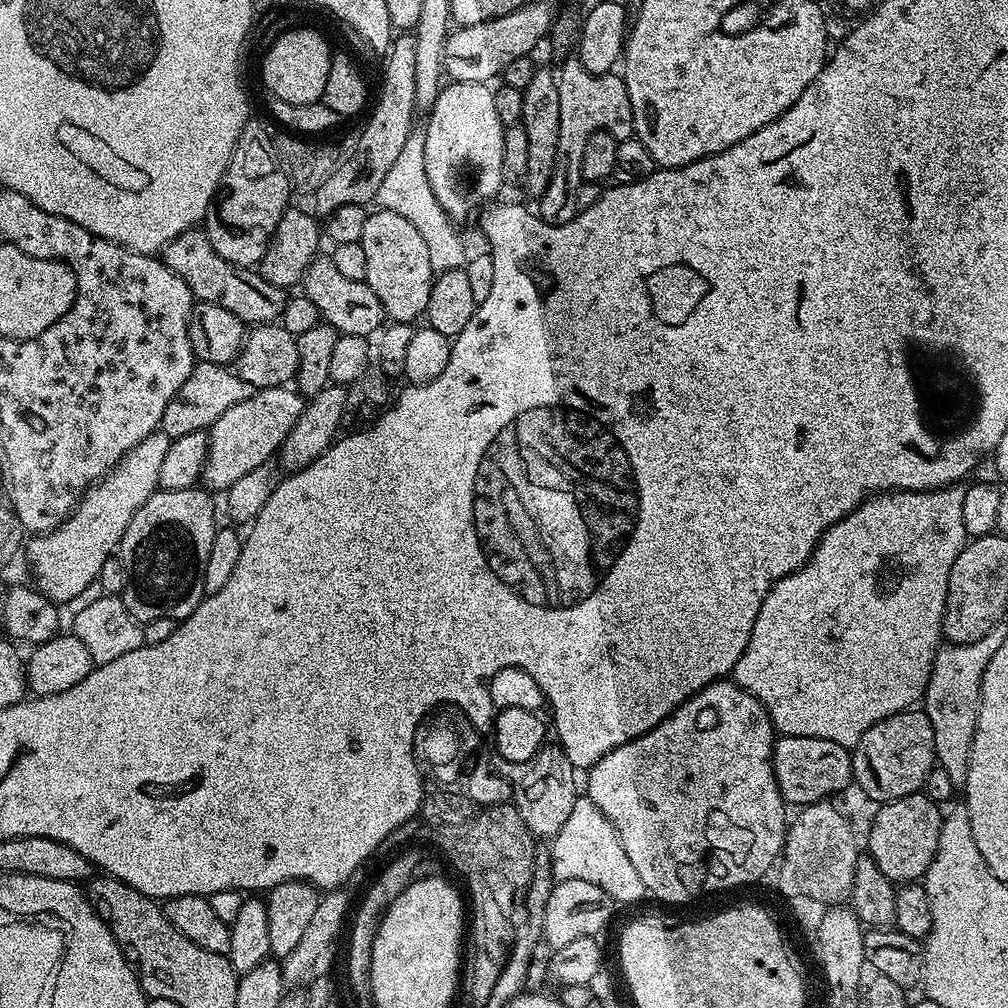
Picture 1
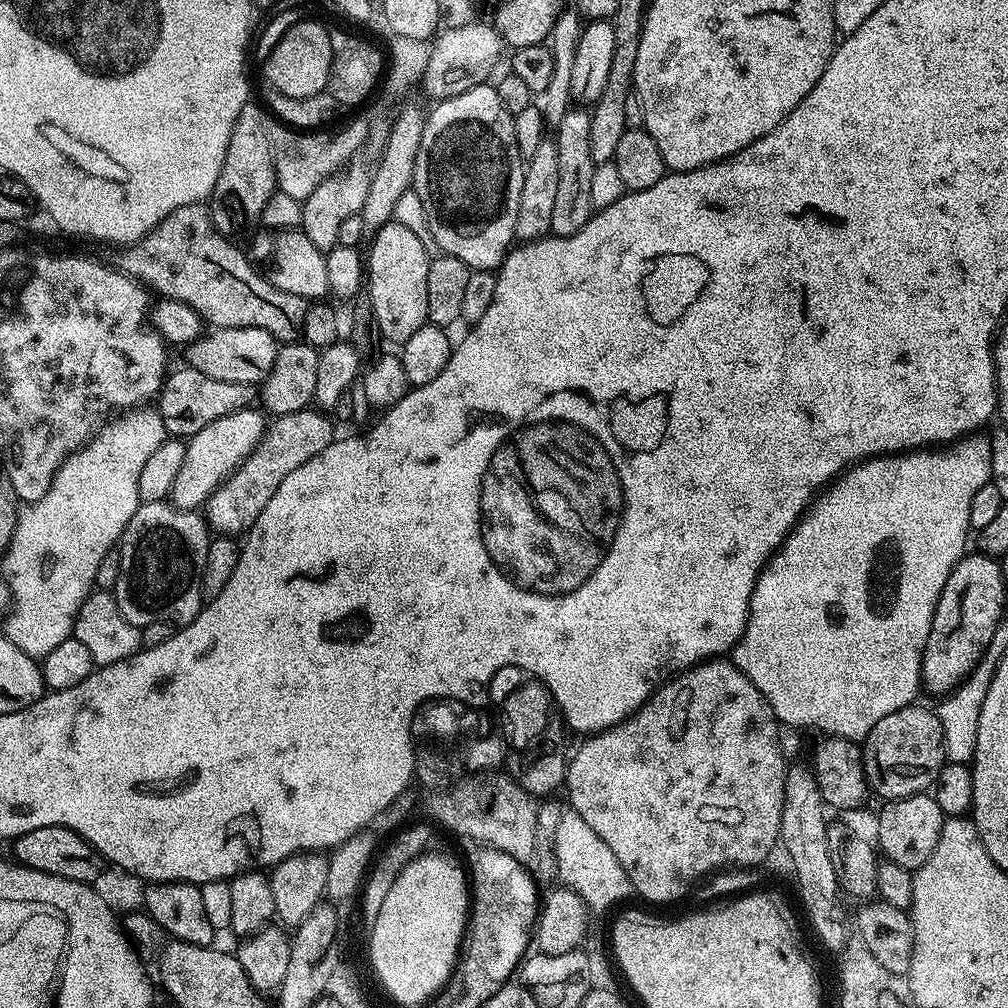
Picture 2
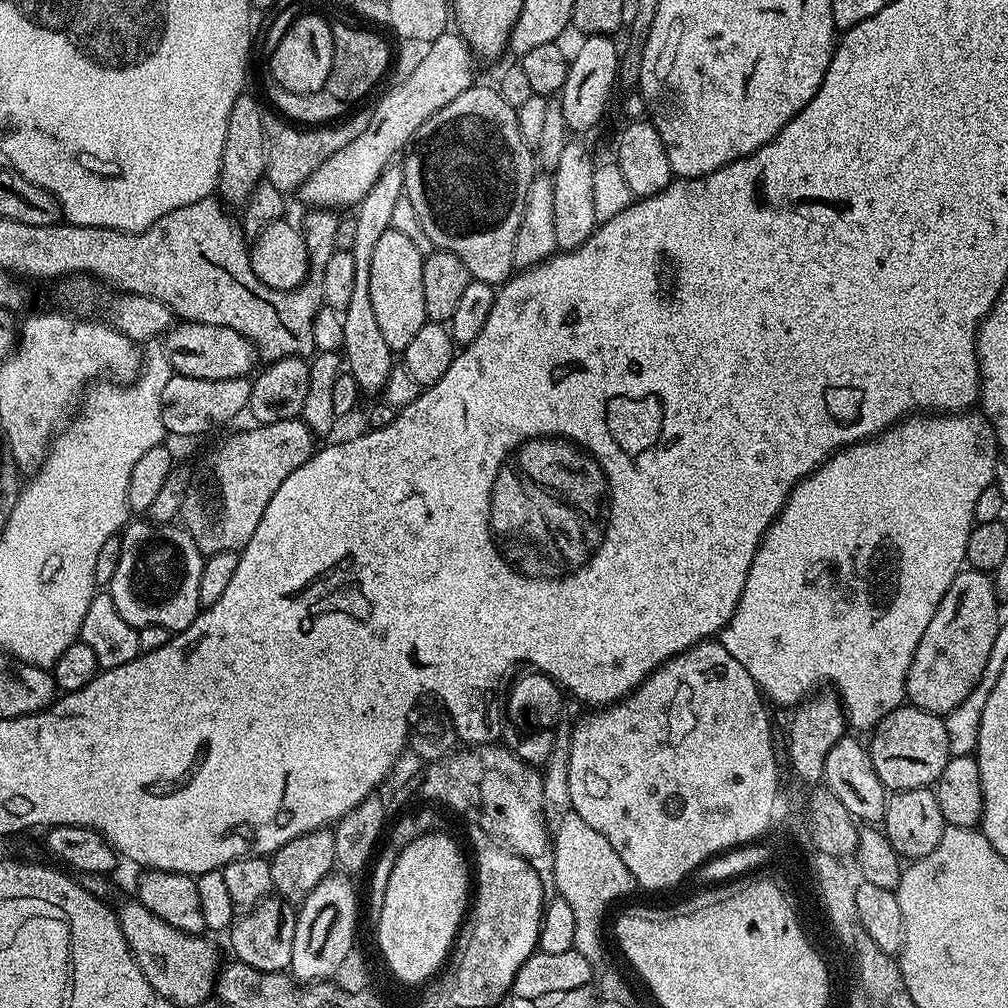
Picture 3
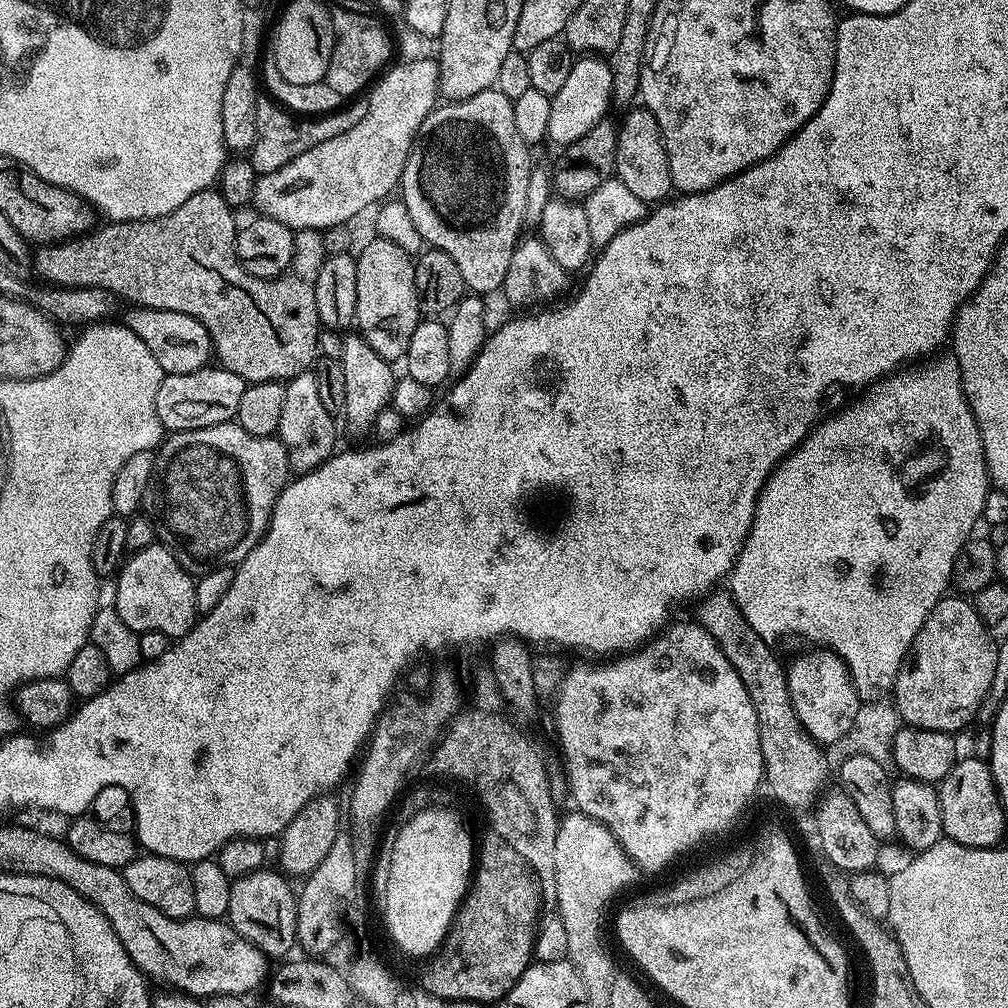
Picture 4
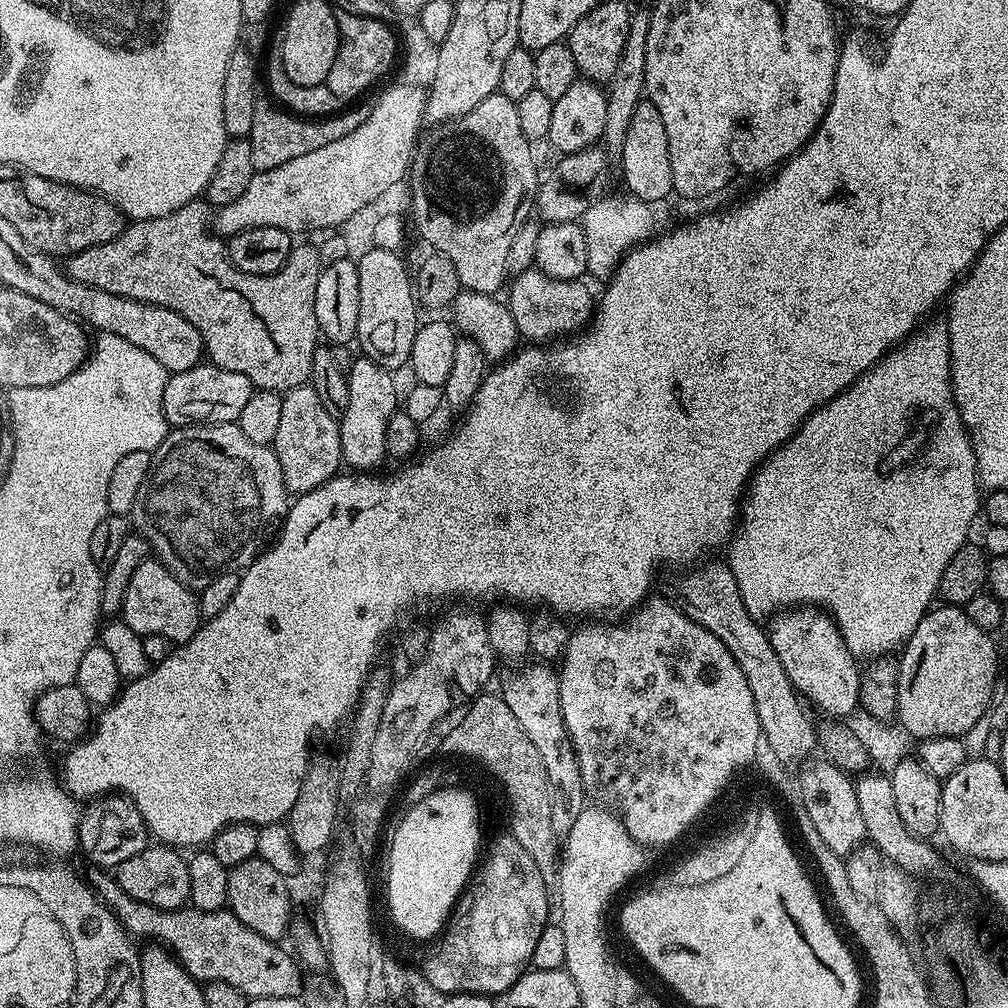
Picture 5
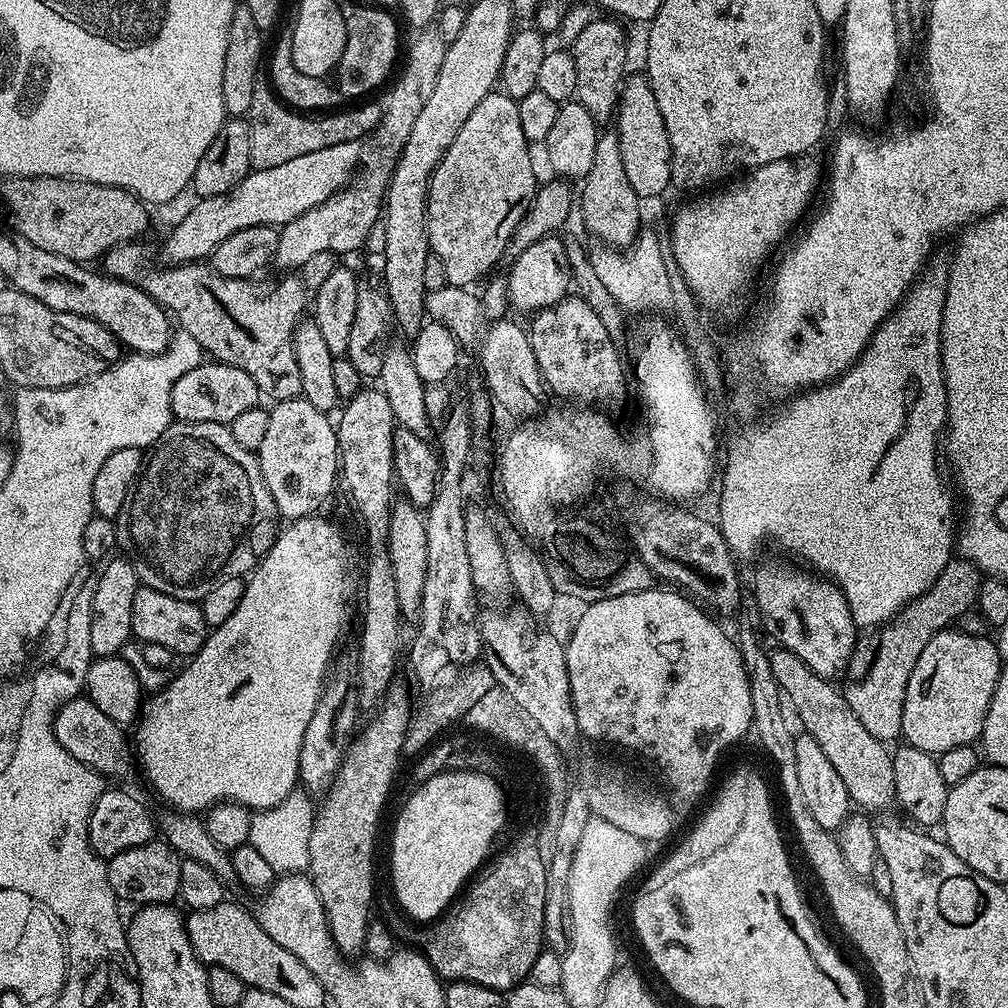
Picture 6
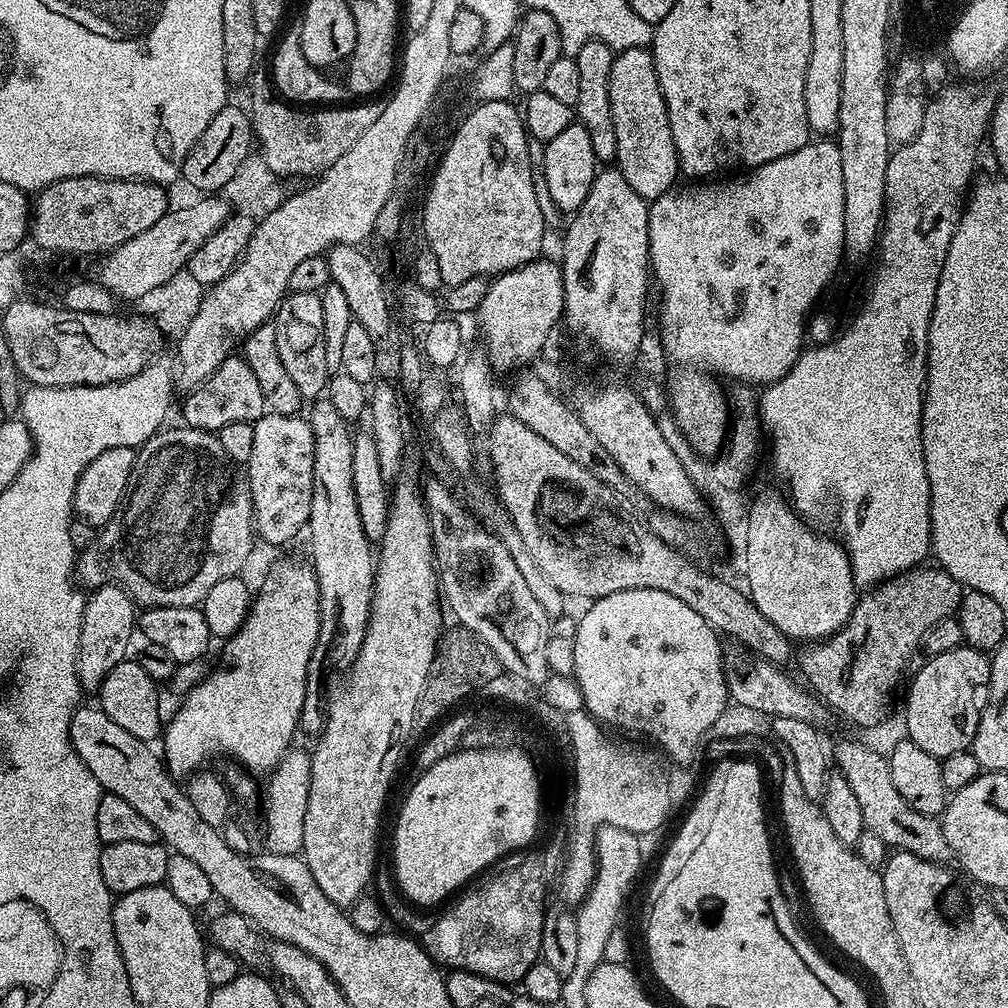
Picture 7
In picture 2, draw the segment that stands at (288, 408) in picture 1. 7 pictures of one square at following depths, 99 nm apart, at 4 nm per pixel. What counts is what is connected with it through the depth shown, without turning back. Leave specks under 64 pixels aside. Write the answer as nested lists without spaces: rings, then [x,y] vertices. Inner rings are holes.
[[[259,407],[243,408],[234,414],[226,414],[226,418],[218,418],[218,422],[210,422],[210,426],[202,426],[198,434],[187,437],[184,447],[186,458],[182,470],[178,470],[178,478],[174,480],[171,503],[177,508],[193,510],[207,505],[211,496],[220,489],[220,485],[225,484],[239,471],[244,461],[260,444],[266,431],[266,419],[264,420],[263,415],[265,413]]]

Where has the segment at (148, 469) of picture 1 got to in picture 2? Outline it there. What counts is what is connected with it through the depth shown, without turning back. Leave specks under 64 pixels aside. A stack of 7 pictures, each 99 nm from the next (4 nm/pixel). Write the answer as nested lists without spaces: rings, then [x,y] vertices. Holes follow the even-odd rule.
[[[134,410],[123,418],[115,419],[118,421],[114,424],[107,423],[86,447],[65,461],[43,499],[19,517],[12,541],[2,556],[2,578],[12,591],[14,601],[14,607],[6,617],[6,635],[33,658],[43,658],[47,652],[54,650],[54,646],[58,646],[58,642],[72,636],[72,623],[76,621],[82,602],[94,591],[102,558],[117,547],[124,527],[140,508],[139,479],[143,467],[150,454],[154,454],[154,450],[158,450],[166,439],[159,411],[144,411],[148,410]]]

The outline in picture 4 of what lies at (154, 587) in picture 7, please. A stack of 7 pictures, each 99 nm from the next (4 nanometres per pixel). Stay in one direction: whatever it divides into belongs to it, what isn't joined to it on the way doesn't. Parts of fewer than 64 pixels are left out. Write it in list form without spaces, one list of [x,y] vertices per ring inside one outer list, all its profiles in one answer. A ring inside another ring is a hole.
[[[235,422],[219,424],[218,426],[206,426],[198,430],[182,432],[173,440],[176,441],[172,444],[172,453],[169,454],[168,461],[166,461],[165,464],[163,461],[162,471],[158,476],[158,488],[160,484],[159,527],[163,529],[163,531],[165,528],[165,530],[176,539],[177,545],[175,544],[175,547],[179,549],[185,557],[188,555],[190,559],[197,560],[198,563],[204,564],[203,566],[235,566],[239,564],[240,561],[246,558],[246,554],[250,554],[250,550],[254,550],[256,543],[264,537],[264,531],[268,529],[268,523],[272,517],[276,499],[280,497],[280,491],[288,484],[290,479],[290,463],[288,461],[289,449],[287,445],[276,436],[255,436],[254,434],[250,434],[241,424]]]

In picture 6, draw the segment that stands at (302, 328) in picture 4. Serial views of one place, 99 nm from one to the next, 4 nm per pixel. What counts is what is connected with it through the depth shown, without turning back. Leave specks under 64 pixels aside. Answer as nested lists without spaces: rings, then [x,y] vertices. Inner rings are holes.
[[[144,242],[111,248],[104,253],[103,264],[103,275],[137,284],[157,300],[174,317],[179,331],[191,334],[213,361],[246,370],[269,401],[295,400],[301,395],[302,374],[298,374],[292,338],[305,315],[304,307],[309,307],[310,296],[299,275],[284,274],[273,284],[255,284],[252,278],[226,278],[204,262],[155,268]]]

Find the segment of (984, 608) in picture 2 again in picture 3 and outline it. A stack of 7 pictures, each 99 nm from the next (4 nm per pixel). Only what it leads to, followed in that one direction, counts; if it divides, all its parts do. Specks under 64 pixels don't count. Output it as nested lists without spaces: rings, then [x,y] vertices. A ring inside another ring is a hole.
[[[968,566],[956,575],[954,582],[950,582],[950,590],[946,590],[942,602],[938,602],[938,610],[934,610],[934,618],[930,618],[930,626],[926,626],[922,642],[918,642],[918,650],[914,650],[914,658],[910,662],[906,678],[906,700],[911,707],[945,717],[958,706],[962,706],[970,690],[974,690],[974,686],[982,678],[986,662],[990,662],[990,650],[994,650],[994,638],[998,638],[998,630],[1002,623],[1000,608],[1002,604],[996,599],[996,591],[989,573],[978,572]]]

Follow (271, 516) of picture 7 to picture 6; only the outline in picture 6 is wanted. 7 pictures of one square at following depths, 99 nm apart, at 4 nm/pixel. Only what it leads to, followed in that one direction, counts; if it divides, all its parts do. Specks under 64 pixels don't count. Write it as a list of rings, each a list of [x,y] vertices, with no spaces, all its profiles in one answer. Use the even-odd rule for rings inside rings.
[[[303,398],[275,401],[268,417],[270,426],[266,426],[258,459],[277,513],[288,522],[317,515],[335,490],[336,480],[338,484],[337,425],[328,421],[329,413],[318,410],[318,406]]]

